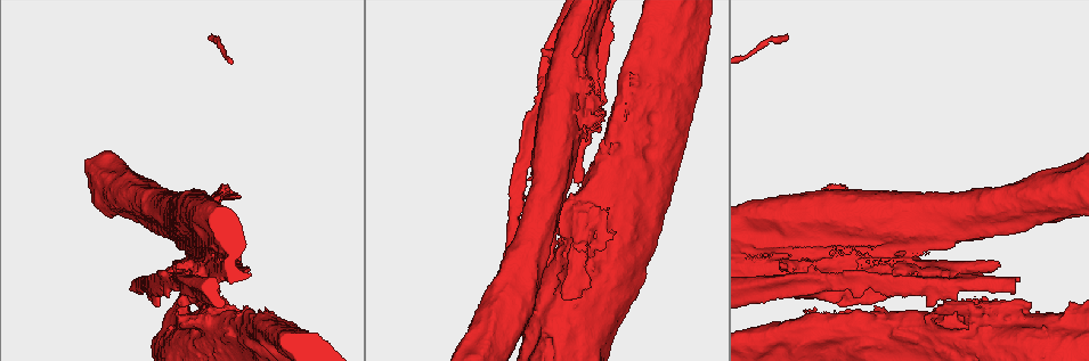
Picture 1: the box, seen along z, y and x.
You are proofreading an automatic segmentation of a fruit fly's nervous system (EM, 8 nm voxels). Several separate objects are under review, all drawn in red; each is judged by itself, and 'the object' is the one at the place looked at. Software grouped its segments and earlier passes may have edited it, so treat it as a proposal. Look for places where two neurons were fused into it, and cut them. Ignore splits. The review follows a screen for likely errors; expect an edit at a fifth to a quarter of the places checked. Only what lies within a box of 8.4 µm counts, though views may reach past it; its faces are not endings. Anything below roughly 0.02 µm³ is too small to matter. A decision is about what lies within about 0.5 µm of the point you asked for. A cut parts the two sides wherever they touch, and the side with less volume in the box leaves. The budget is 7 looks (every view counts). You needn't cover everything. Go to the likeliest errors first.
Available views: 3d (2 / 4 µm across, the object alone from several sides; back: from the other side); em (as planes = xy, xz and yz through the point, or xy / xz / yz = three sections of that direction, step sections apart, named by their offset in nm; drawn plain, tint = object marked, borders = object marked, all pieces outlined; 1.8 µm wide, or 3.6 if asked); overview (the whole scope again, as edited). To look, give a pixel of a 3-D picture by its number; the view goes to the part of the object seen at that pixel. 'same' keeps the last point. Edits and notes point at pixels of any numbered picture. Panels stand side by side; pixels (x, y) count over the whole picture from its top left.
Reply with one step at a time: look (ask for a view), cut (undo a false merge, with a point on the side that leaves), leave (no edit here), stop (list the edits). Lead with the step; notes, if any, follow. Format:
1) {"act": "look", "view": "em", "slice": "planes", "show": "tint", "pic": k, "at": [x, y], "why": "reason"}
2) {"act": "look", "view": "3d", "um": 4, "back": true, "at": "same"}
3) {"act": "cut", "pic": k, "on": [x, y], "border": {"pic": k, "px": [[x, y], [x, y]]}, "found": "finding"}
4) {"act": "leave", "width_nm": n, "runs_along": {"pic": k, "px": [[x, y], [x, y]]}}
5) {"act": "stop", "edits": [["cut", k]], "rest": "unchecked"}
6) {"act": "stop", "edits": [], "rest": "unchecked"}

{"act": "look", "view": "em", "slice": "planes", "show": "borders", "pic": 1, "at": [579, 110], "why": "calibre changes"}

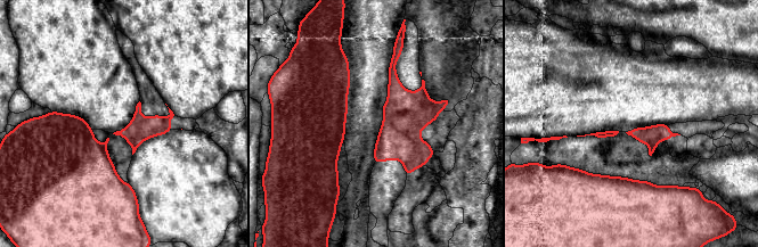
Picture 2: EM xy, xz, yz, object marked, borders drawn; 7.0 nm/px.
{"act": "leave", "width_nm": 150, "found": "continuous, no second neuron"}

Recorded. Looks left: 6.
{"act": "look", "view": "3d", "um": 4, "pic": 1, "at": [891, 256], "why": "three arms meet"}

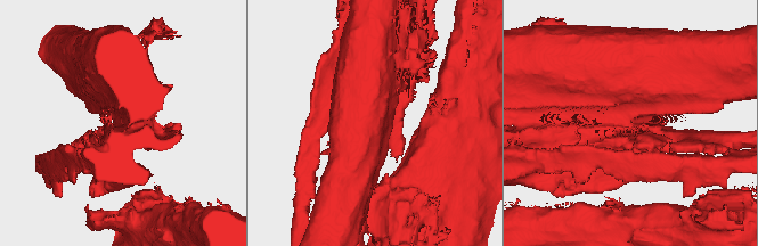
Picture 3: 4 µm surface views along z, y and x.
{"act": "look", "view": "em", "um": 3.6, "slice": "planes", "show": "tint", "pic": 3, "at": [634, 129], "why": "now the EM"}

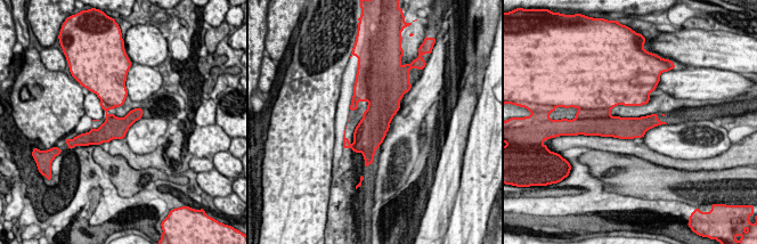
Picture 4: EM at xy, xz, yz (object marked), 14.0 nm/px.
{"act": "cut", "pic": 4, "on": [616, 127], "found": "a second neuron is stuck on"}

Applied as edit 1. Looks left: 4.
{"act": "stop", "edits": [["cut", 4]], "rest": "unchecked"}

